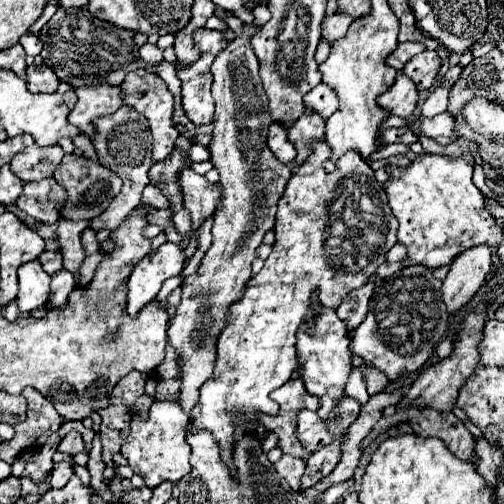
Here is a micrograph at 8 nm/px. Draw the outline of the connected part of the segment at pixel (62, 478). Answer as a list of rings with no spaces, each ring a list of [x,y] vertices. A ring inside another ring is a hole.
[[[66,461],[56,463],[56,465],[54,465],[54,471],[52,471],[52,475],[50,475],[50,483],[52,483],[54,487],[64,487],[64,485],[68,483],[68,479],[70,479],[72,473],[74,473],[74,471],[72,471],[72,465],[70,465],[70,463],[66,463]]]

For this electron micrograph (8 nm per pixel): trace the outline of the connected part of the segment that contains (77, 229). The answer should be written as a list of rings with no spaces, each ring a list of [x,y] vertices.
[[[58,221],[58,237],[60,237],[60,253],[64,257],[64,269],[76,275],[76,285],[78,285],[78,271],[82,267],[82,261],[86,253],[82,251],[80,243],[80,233],[88,227],[88,221]]]

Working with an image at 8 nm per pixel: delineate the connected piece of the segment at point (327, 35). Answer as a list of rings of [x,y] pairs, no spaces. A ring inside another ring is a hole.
[[[334,13],[332,17],[324,17],[322,21],[322,33],[320,33],[320,39],[328,41],[330,45],[334,45],[338,39],[342,39],[350,27],[354,19],[346,19],[346,15],[338,15]]]

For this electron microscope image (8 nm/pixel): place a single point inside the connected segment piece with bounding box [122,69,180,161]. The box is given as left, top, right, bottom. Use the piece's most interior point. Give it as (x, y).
(148, 94)

